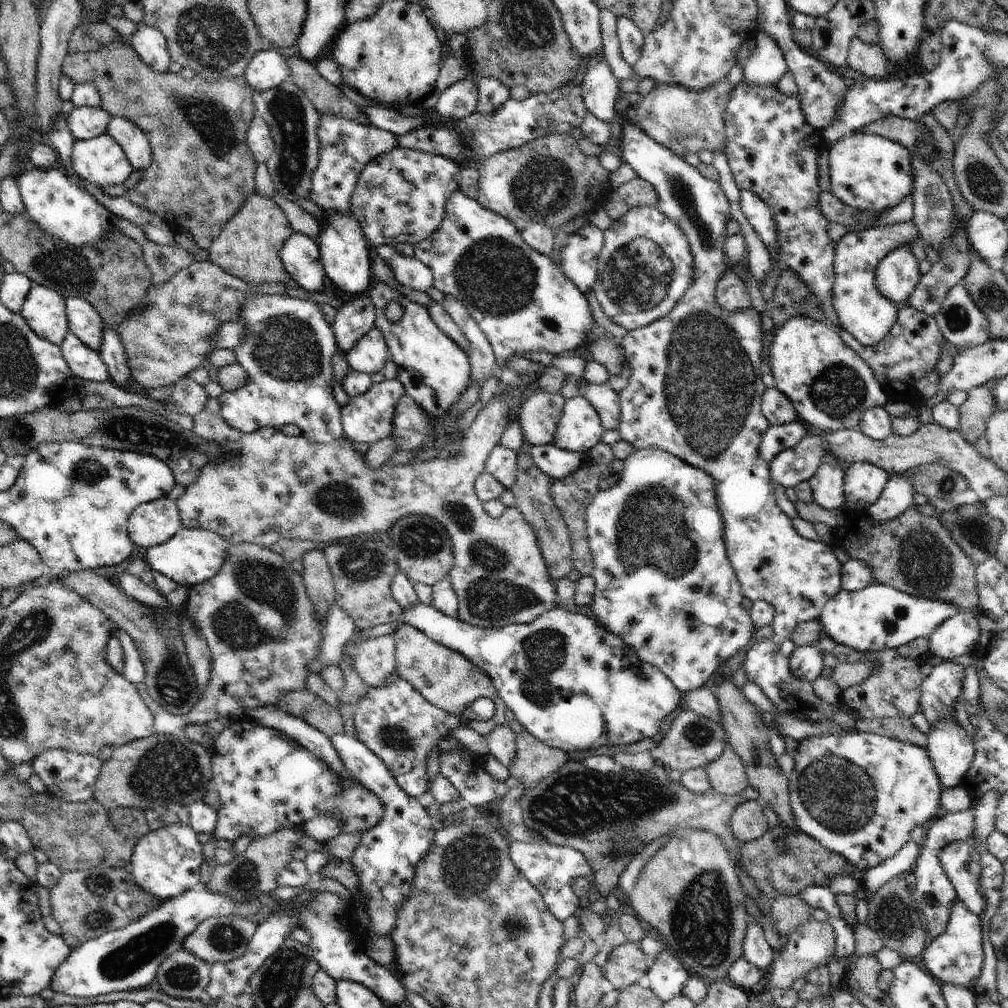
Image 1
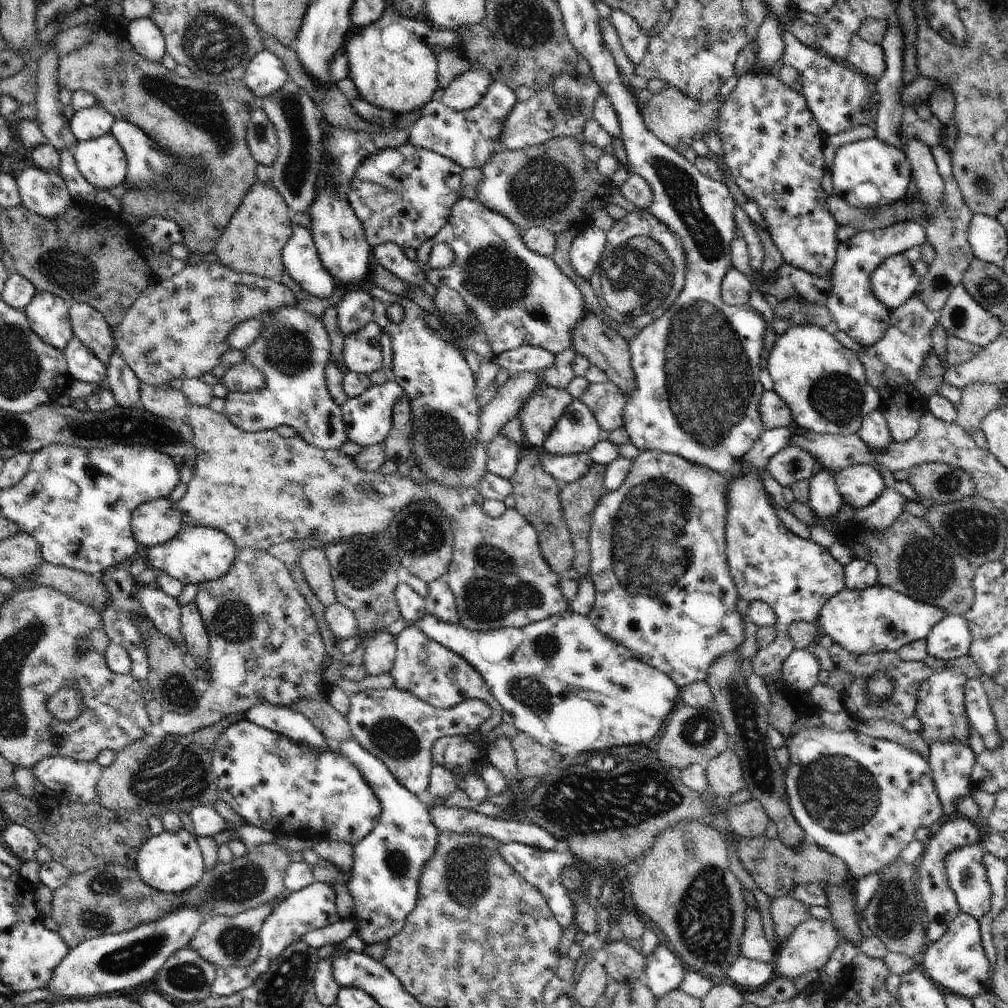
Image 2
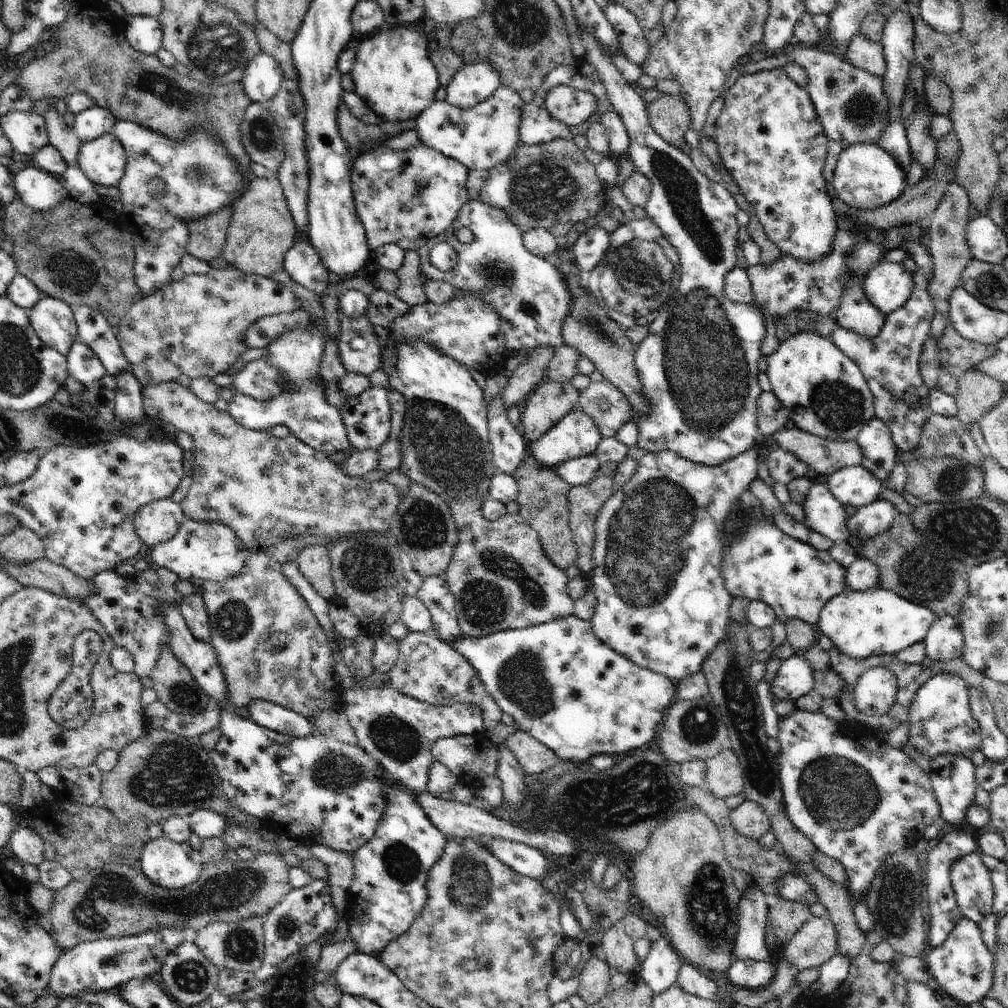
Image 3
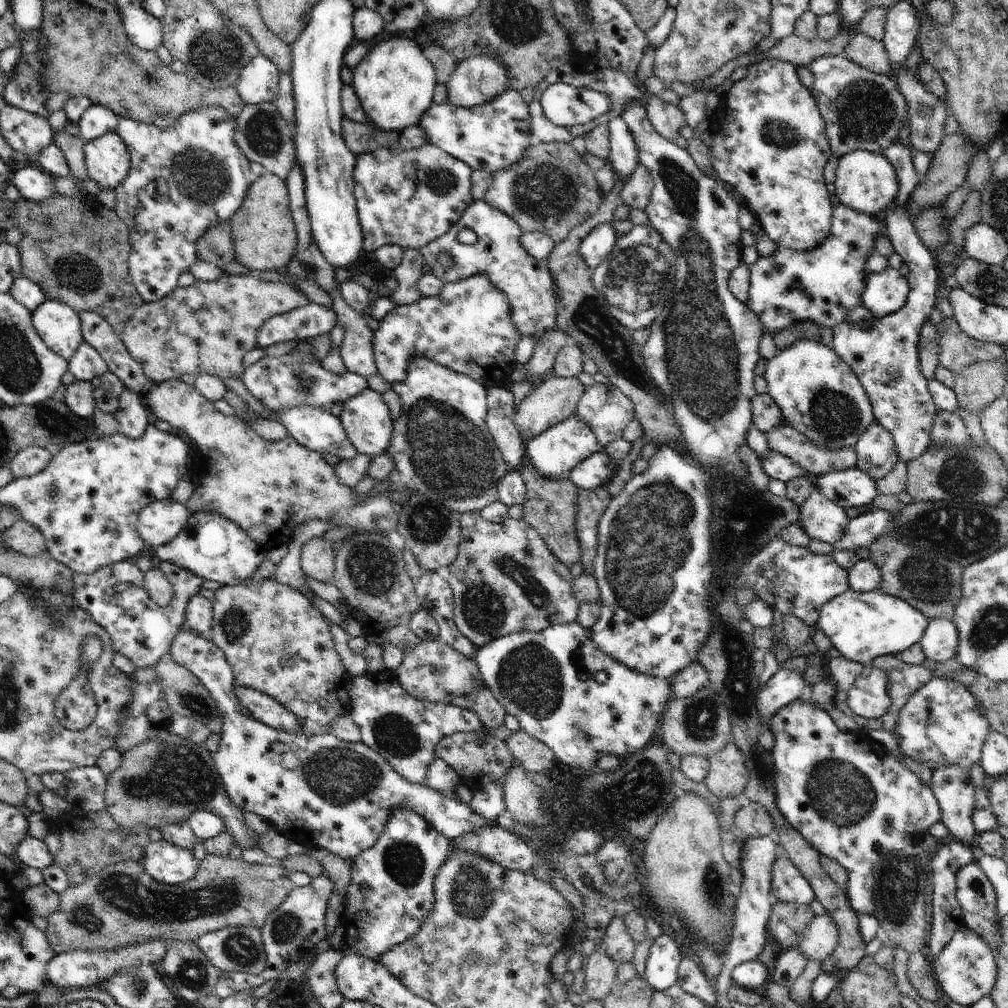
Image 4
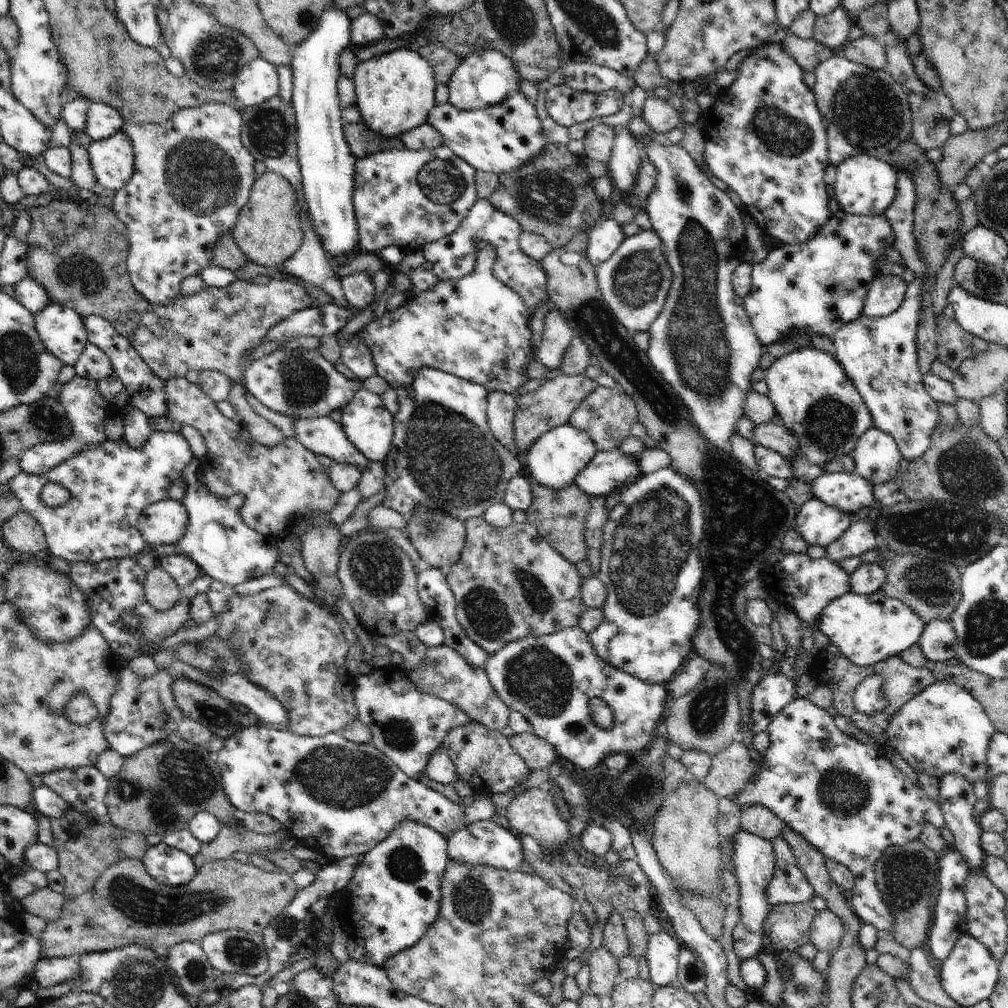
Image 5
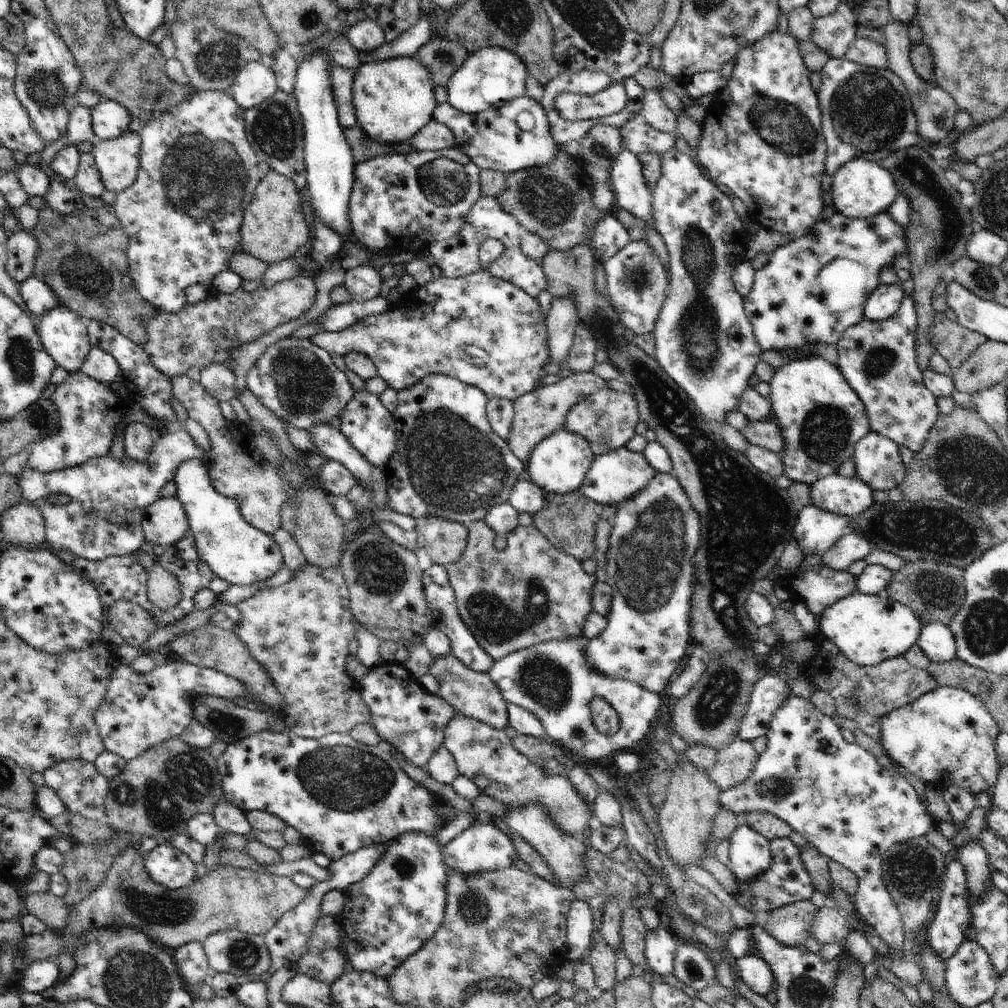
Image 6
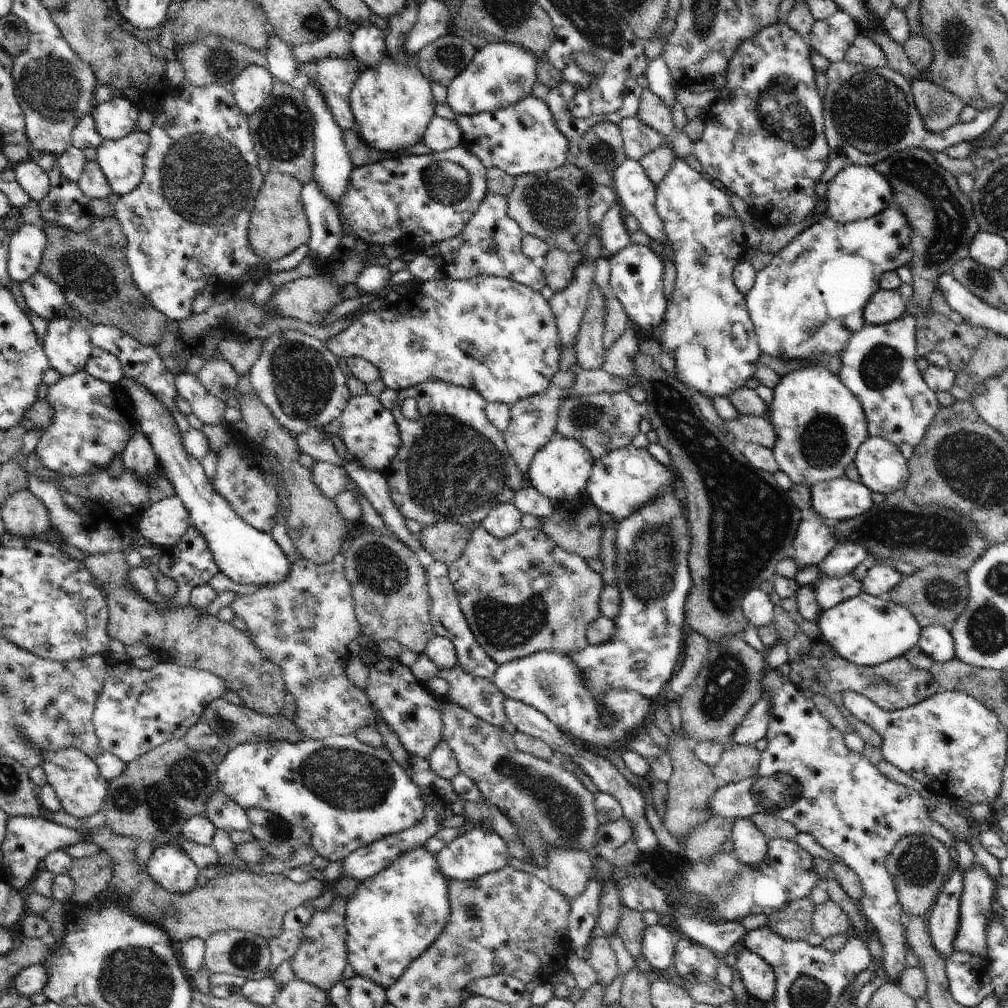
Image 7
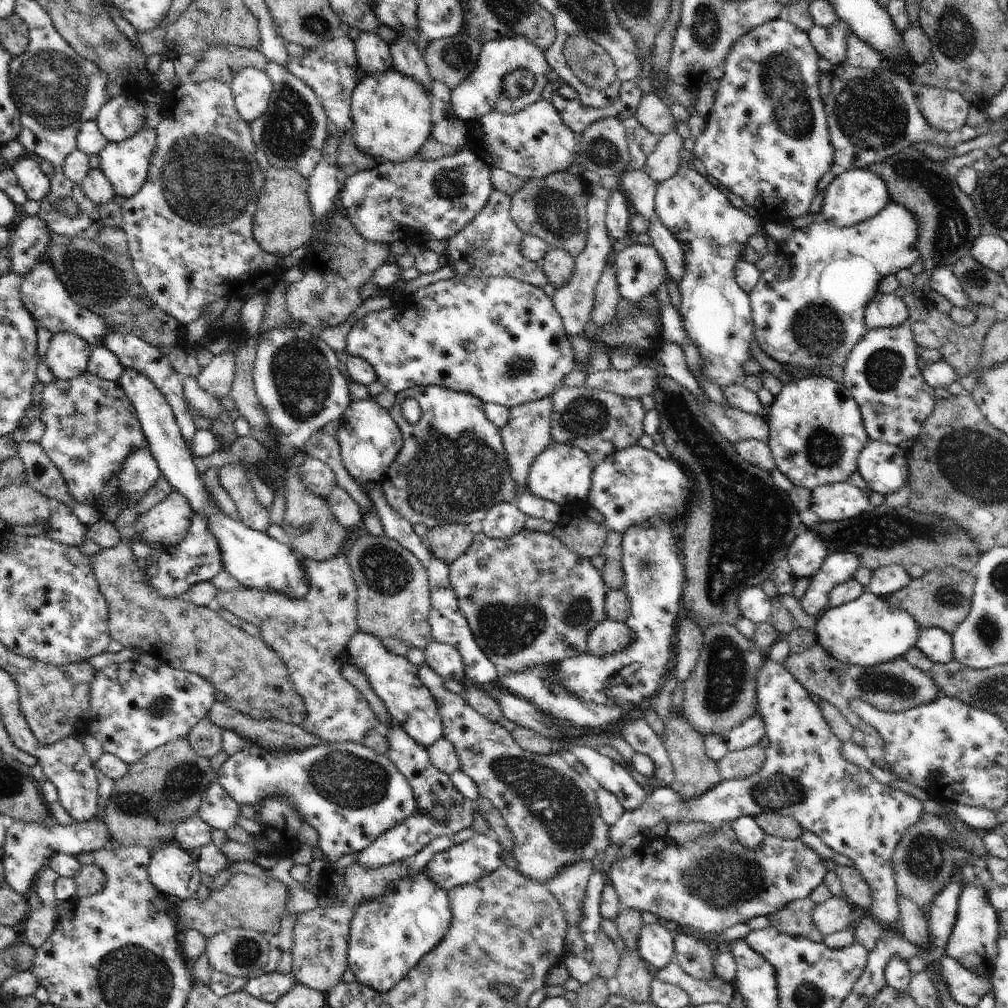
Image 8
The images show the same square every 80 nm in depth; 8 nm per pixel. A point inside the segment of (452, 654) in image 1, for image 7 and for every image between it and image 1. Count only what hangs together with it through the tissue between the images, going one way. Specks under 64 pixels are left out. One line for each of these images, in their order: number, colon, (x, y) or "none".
2: (443, 679)
3: (428, 669)
4: (432, 672)
5: (443, 672)
6: (474, 694)
7: (481, 697)

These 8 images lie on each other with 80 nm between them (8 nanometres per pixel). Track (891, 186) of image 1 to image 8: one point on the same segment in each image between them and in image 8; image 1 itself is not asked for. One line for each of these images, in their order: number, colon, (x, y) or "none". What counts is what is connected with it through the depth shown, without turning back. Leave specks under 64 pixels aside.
2: (867, 173)
3: (866, 176)
4: (866, 182)
5: (864, 185)
6: (860, 189)
7: (858, 192)
8: (852, 197)

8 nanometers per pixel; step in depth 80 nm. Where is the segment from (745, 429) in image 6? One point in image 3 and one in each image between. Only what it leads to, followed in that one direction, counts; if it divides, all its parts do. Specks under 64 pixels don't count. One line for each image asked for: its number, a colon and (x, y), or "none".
3: (826, 457)
4: (784, 439)
5: (774, 435)

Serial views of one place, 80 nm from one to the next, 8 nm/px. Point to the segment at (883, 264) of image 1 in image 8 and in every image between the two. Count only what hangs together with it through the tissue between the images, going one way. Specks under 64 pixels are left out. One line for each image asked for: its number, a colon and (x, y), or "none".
2: (894, 282)
3: (888, 286)
4: (885, 292)
5: (886, 293)
6: (884, 302)
7: (884, 307)
8: (884, 311)

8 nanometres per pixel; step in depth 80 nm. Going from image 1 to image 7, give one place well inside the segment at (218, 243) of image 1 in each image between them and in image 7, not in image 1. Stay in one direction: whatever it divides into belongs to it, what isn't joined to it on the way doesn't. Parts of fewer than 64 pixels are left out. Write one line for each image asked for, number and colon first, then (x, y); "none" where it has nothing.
2: (252, 243)
3: (262, 229)
4: (263, 231)
5: (269, 231)
6: (274, 227)
7: (278, 225)

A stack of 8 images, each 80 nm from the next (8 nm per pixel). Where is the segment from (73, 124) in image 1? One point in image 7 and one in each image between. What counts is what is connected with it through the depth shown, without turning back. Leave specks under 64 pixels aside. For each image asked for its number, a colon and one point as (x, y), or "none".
2: (86, 124)
3: (94, 122)
4: (98, 120)
5: (103, 120)
6: (110, 119)
7: (114, 119)

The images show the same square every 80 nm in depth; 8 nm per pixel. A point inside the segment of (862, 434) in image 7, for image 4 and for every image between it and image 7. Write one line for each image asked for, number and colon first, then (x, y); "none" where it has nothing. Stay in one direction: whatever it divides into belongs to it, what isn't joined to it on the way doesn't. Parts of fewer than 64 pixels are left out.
4: (819, 395)
5: (814, 398)
6: (821, 418)

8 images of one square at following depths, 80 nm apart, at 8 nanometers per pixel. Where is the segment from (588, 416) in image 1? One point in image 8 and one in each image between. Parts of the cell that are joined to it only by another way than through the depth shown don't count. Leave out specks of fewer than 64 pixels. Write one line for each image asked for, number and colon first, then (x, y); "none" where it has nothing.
2: (578, 431)
3: (576, 435)
4: (567, 444)
5: (555, 460)
6: (558, 465)
7: (560, 471)
8: (562, 474)

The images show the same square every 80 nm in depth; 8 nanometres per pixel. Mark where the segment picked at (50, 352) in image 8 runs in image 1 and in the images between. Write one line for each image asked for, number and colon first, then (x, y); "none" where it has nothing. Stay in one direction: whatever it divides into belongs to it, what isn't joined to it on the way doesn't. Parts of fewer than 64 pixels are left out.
1: (44, 309)
2: (48, 315)
3: (52, 319)
4: (59, 326)
5: (62, 330)
6: (64, 335)
7: (67, 344)

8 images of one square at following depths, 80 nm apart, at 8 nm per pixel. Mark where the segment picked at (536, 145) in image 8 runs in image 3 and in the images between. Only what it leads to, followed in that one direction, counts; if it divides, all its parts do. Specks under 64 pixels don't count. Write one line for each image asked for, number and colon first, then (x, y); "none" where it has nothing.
3: (480, 138)
4: (493, 136)
5: (501, 138)
6: (517, 136)
7: (523, 139)

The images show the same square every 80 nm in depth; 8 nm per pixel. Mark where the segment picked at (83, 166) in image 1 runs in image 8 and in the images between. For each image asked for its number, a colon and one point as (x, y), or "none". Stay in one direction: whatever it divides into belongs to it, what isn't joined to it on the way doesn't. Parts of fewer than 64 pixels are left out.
2: (102, 161)
3: (103, 161)
4: (107, 159)
5: (112, 159)
6: (118, 160)
7: (122, 161)
8: (125, 164)

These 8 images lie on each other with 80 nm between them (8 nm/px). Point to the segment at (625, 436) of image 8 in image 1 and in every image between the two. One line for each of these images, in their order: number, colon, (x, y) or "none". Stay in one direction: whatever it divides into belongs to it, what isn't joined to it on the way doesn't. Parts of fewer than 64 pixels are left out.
1: (605, 400)
2: (606, 401)
3: (609, 408)
4: (607, 410)
5: (606, 414)
6: (606, 419)
7: (603, 422)

